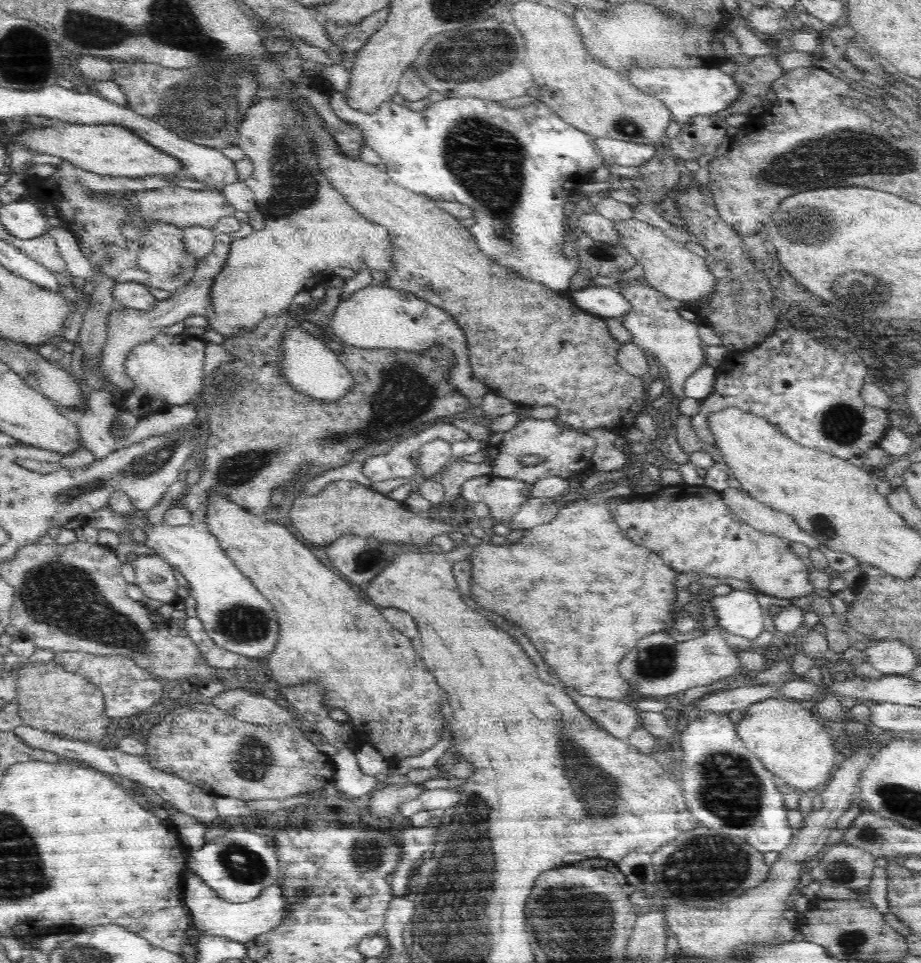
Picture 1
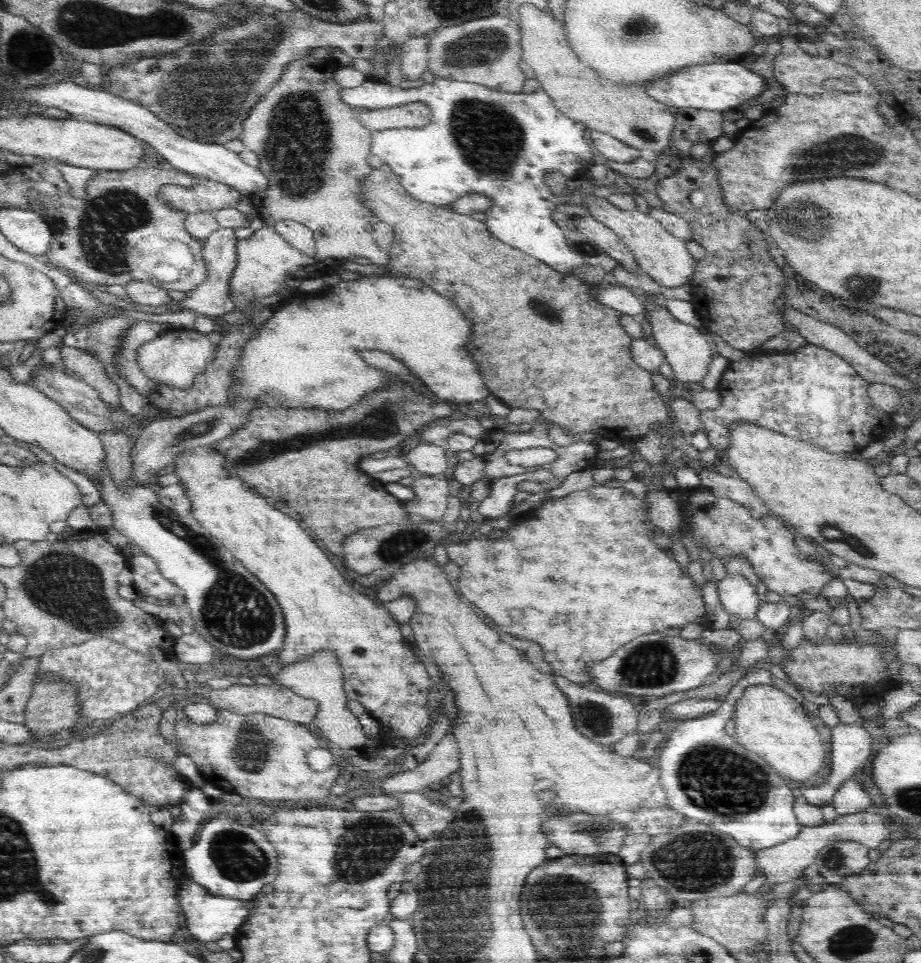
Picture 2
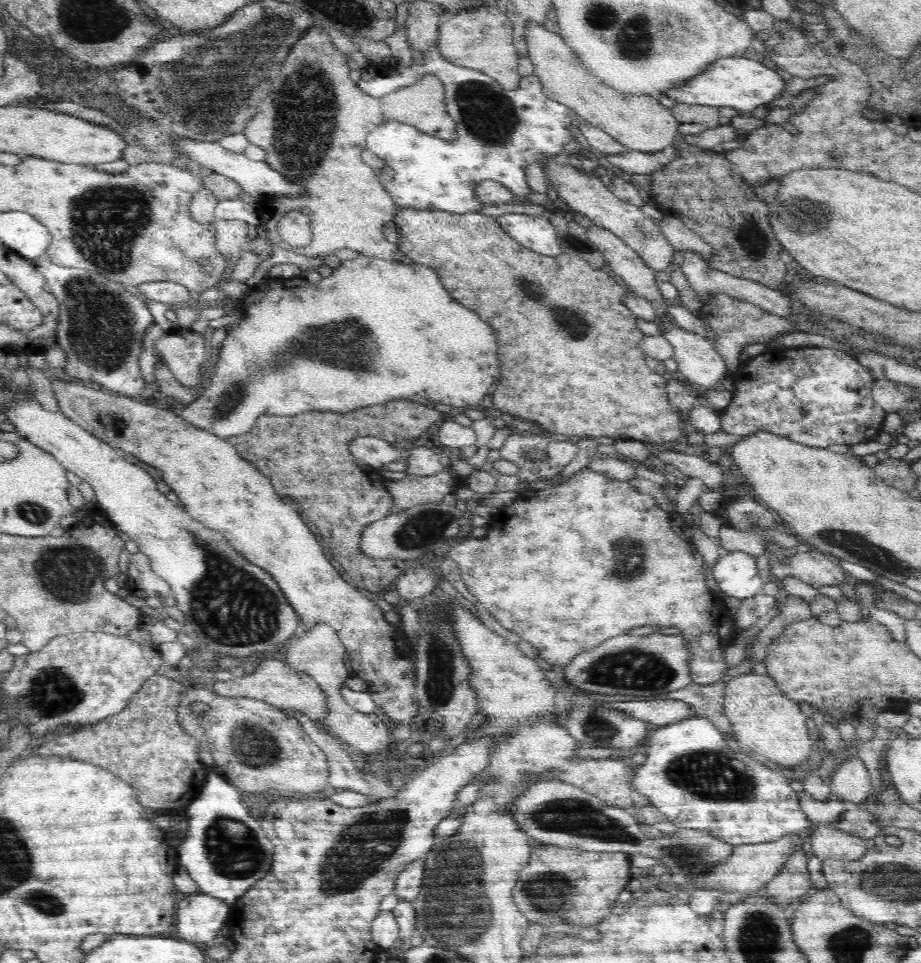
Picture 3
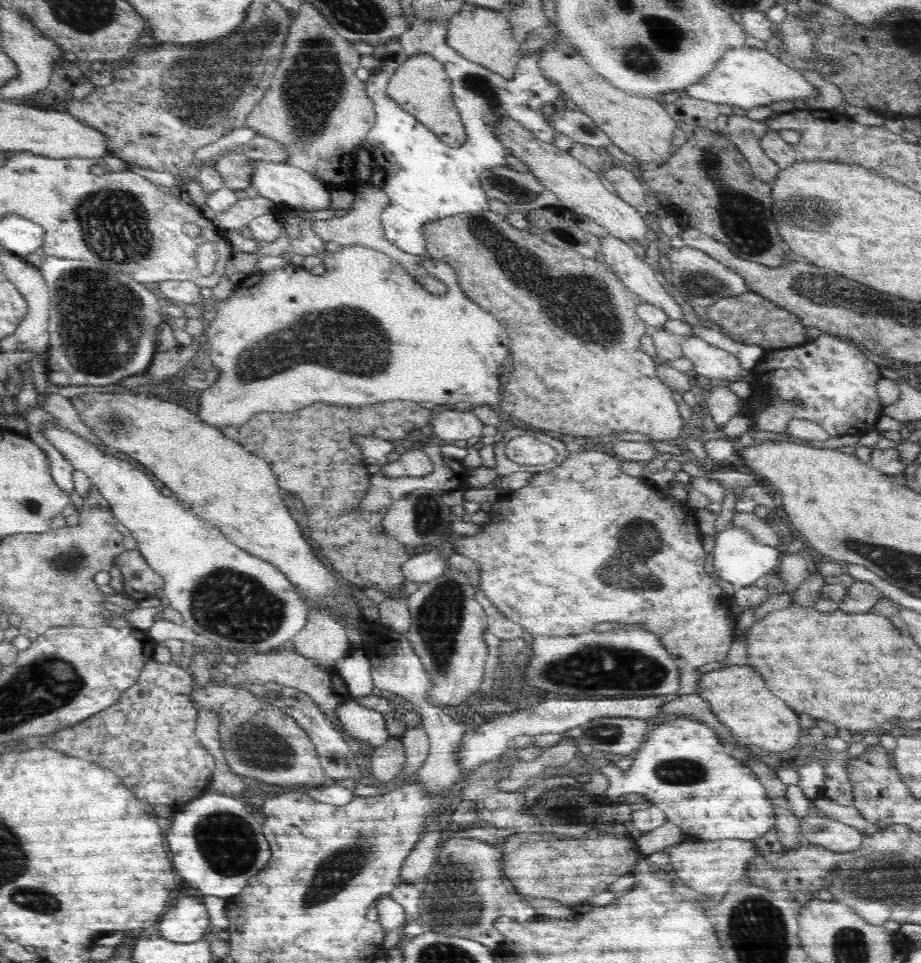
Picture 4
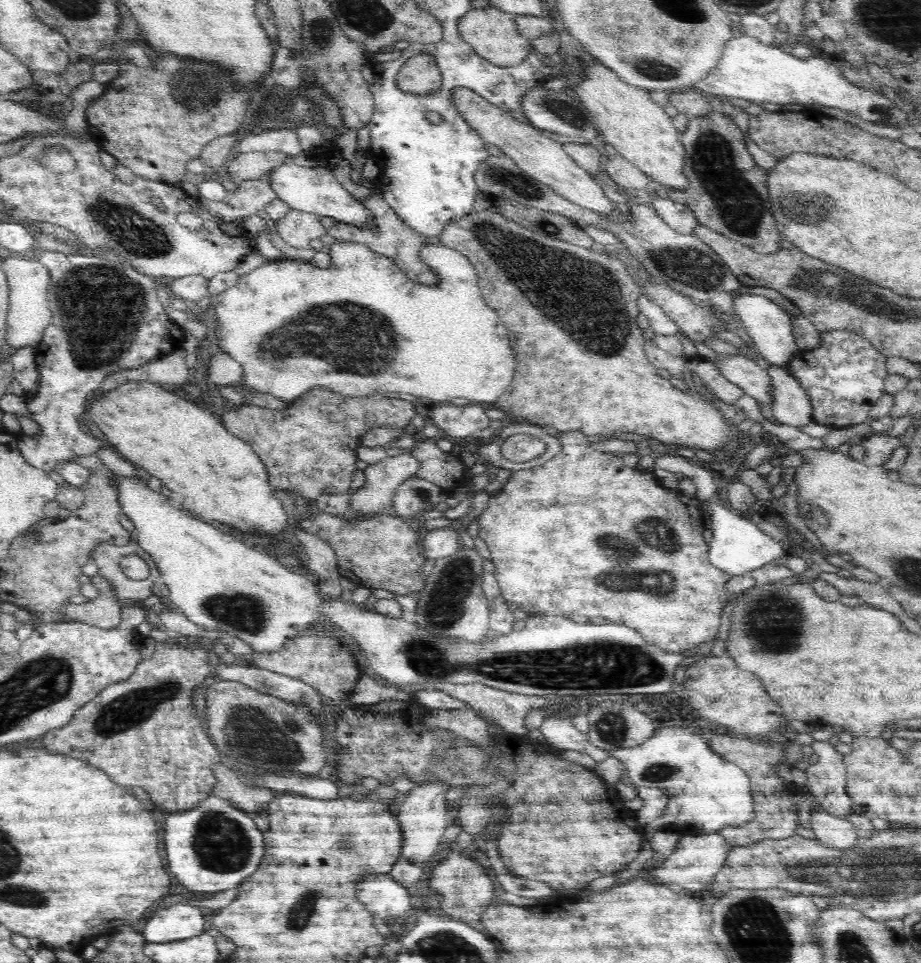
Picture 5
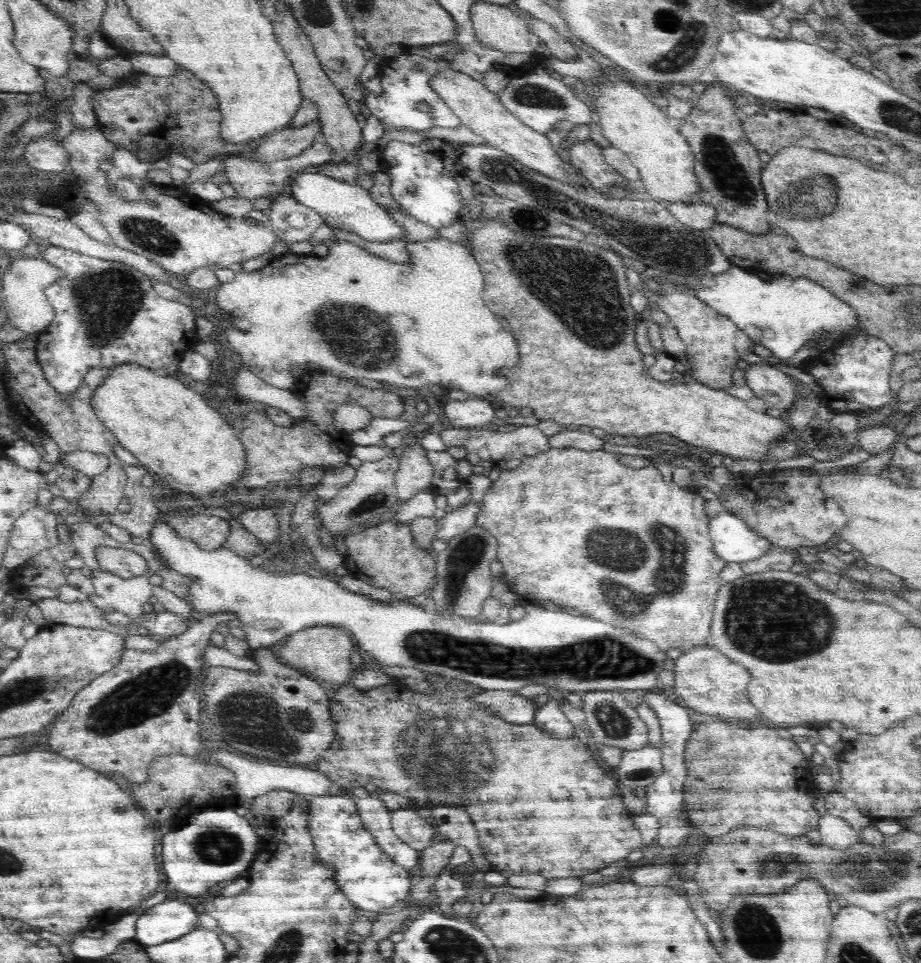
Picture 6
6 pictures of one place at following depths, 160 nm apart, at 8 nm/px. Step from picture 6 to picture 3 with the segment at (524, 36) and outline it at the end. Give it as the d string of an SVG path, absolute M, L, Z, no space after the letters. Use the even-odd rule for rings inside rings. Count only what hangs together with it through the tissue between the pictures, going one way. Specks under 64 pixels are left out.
M480 6L446 17L439 26L436 47L448 62L483 72L499 82L504 90L516 90L519 86L520 59L512 41L512 23L500 6Z

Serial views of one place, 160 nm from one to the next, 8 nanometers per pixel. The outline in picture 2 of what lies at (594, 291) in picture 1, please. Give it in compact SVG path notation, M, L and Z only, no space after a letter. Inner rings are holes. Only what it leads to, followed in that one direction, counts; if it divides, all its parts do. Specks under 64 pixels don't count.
M614 286L607 289L600 289L595 299L608 308L617 310L622 315L634 315L641 317L645 312L645 303L638 296L630 291L628 287Z

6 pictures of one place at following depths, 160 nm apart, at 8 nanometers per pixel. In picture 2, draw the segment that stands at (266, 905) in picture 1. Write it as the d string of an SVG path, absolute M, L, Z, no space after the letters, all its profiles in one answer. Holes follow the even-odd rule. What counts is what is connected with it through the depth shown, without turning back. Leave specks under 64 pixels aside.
M182 878L180 880L180 892L178 893L179 905L182 909L184 925L191 935L196 936L202 942L216 942L224 938L226 934L235 935L240 926L246 922L246 918L252 914L252 900L241 901L215 894L204 890L204 886Z

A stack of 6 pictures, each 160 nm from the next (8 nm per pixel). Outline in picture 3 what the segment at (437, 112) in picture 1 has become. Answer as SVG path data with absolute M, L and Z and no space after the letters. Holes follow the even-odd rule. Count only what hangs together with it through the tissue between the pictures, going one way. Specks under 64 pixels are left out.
M437 47L430 48L423 53L425 63L423 65L412 64L404 67L396 64L393 68L376 70L374 73L365 74L357 82L357 85L370 96L380 98L390 92L396 92L408 84L416 84L424 76L431 74L443 83L444 102L447 113L455 120L456 141L438 140L424 132L418 131L410 125L388 120L369 132L366 138L366 146L376 156L383 159L386 169L393 173L393 180L384 183L385 189L390 193L392 200L398 208L441 210L449 213L476 213L483 206L476 200L474 189L484 180L499 182L514 194L515 202L529 204L528 194L532 189L526 181L526 166L540 162L540 158L554 156L564 152L564 144L572 142L570 126L576 120L576 115L571 108L564 106L544 93L540 79L534 73L529 77L521 78L516 90L504 90L499 82L490 78L487 74L478 70L456 66L448 62ZM509 213L497 217L496 221L508 236L538 254L558 256L563 253L556 230L546 217Z

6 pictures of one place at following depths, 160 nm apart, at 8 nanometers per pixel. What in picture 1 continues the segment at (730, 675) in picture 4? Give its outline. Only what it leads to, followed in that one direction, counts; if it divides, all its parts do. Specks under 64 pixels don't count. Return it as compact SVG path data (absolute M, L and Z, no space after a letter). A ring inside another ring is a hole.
M766 698L766 700L750 704L745 709L743 719L737 724L736 732L748 750L762 761L765 768L776 776L778 782L784 782L800 793L825 784L831 778L832 768L836 768L836 758L839 755L834 749L832 737L824 731L817 715L812 710L804 709L798 701L786 698Z

